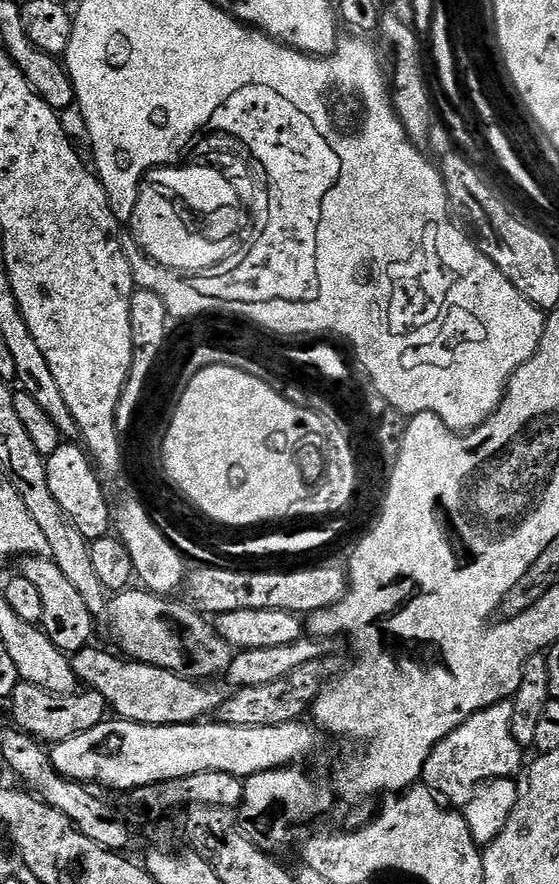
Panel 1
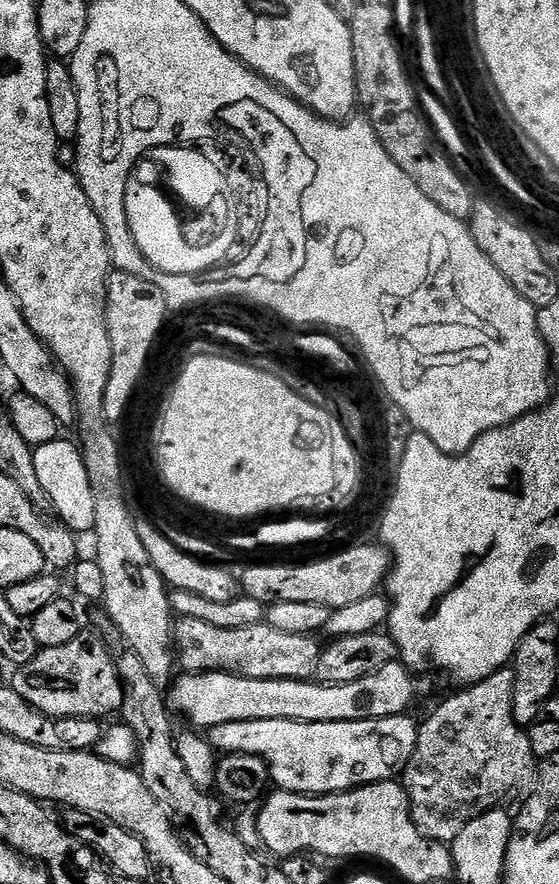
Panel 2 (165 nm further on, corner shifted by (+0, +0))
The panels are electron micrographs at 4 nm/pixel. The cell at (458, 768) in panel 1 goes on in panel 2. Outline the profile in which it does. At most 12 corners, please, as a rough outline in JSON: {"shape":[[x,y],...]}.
{"shape":[[515,671],[436,708],[402,773],[412,820],[451,842],[523,801],[538,759]]}

